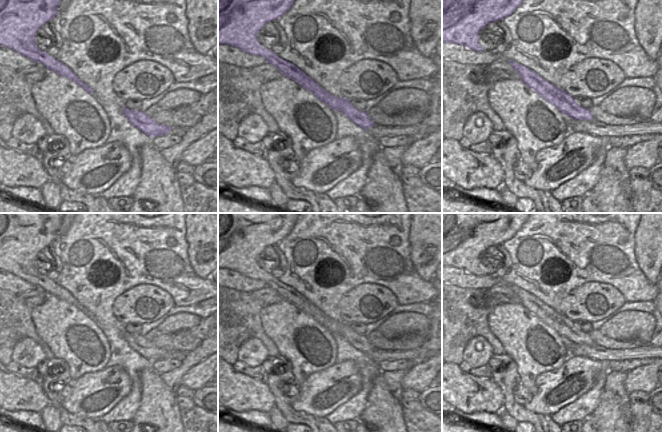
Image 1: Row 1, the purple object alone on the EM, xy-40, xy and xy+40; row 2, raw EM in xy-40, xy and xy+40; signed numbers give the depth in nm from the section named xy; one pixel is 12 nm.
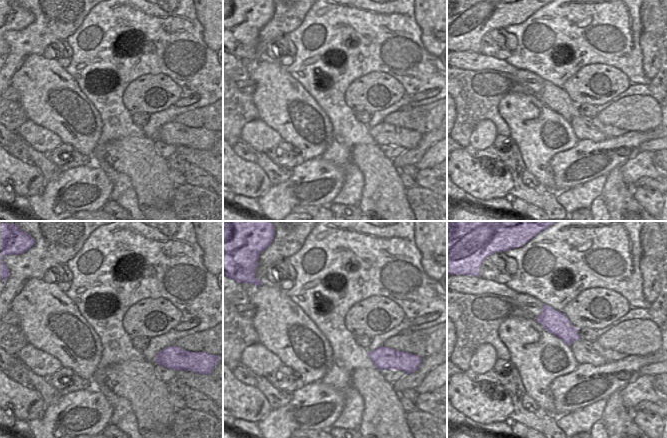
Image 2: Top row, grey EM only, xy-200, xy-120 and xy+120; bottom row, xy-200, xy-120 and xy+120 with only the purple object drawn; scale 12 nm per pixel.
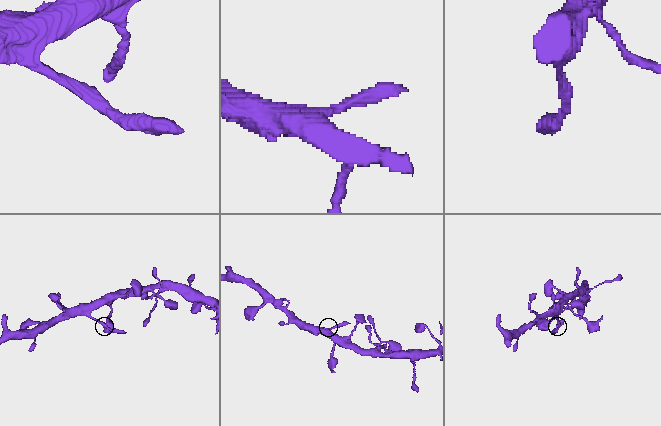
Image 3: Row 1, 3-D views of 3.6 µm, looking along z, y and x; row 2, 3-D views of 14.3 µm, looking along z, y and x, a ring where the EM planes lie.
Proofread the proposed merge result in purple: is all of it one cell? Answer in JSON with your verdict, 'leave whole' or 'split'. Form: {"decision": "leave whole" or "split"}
{"decision": "split"}

